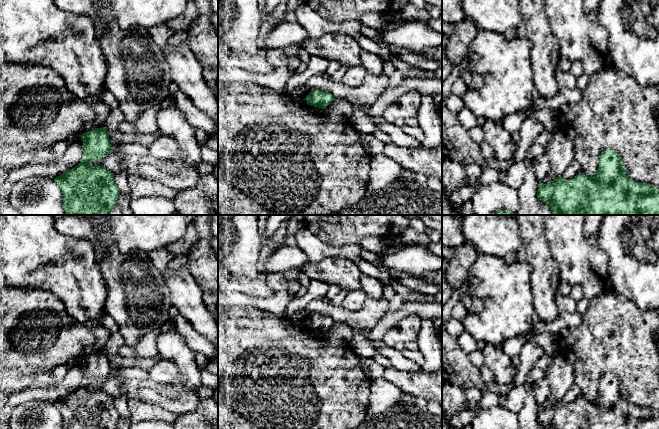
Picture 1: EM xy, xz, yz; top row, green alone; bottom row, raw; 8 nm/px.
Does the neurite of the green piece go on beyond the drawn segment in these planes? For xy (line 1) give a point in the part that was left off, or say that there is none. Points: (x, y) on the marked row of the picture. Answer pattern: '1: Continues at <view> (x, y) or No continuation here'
1: No continuation here

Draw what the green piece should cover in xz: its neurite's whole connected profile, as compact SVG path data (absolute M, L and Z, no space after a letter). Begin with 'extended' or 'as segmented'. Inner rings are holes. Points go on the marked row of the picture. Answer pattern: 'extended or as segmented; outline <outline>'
as segmented; outline M320 90L311 91L305 98L308 105L321 109L325 109L334 99L331 93Z

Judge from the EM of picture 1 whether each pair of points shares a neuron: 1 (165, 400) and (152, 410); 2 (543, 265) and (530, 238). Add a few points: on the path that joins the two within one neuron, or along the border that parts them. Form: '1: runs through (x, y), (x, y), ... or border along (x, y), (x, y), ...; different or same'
1: border along (135, 399), (151, 402), (175, 413); different
2: runs through (539, 258), (534, 251), (534, 245); same

